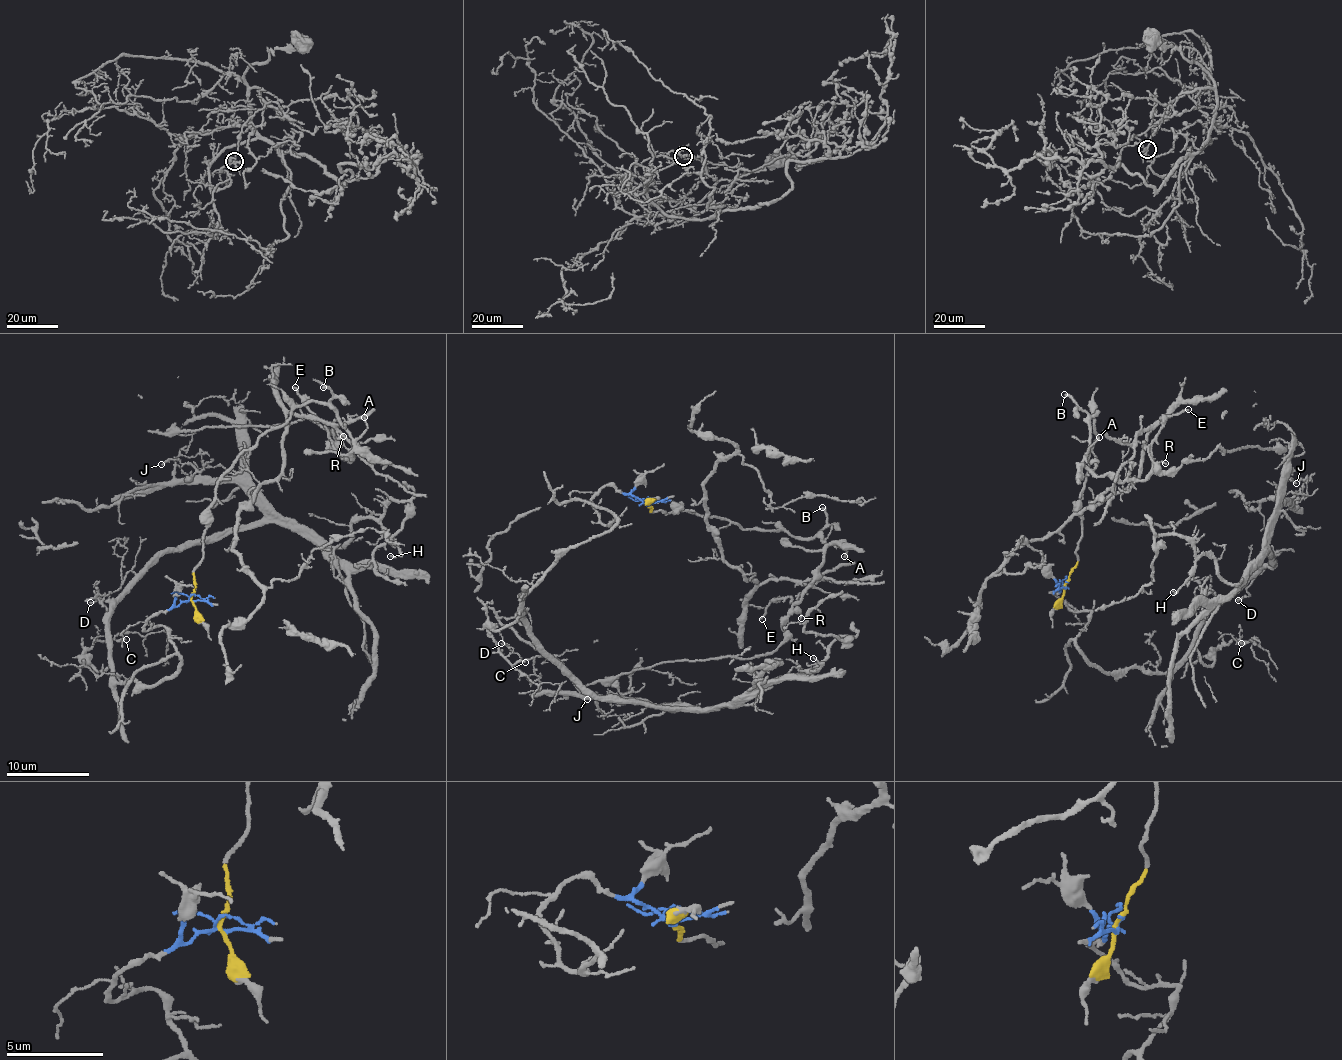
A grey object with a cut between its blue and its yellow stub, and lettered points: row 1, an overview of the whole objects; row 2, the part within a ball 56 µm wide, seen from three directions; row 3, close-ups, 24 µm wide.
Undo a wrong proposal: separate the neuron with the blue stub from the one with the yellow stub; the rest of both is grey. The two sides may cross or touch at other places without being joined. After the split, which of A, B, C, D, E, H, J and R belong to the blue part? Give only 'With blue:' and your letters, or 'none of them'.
With blue: C, D, H, J

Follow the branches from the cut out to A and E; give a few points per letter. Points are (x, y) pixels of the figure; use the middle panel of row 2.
A: (647, 503), (651, 512), (694, 511), (745, 528), (781, 529), (797, 537), (813, 537), (845, 549), (843, 556)
E: (647, 503), (651, 512), (694, 511), (831, 543), (801, 598), (774, 599), (761, 619)

